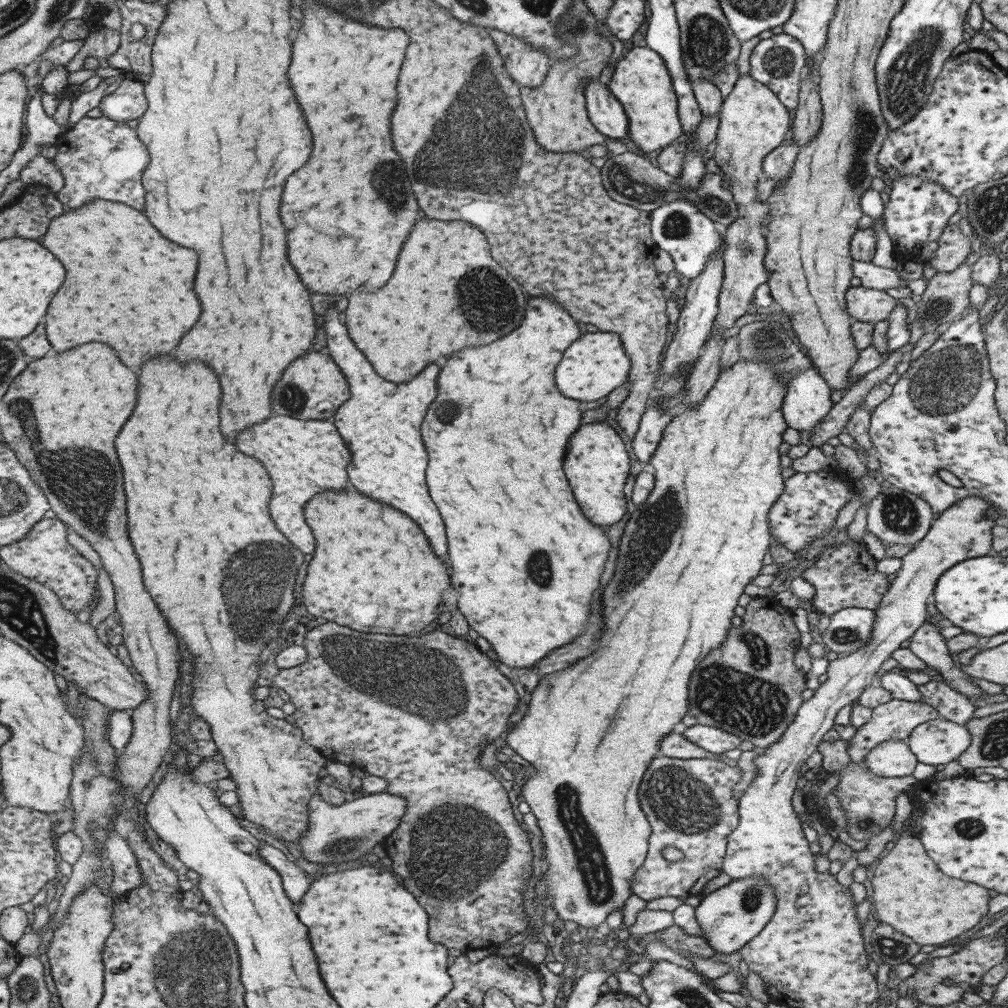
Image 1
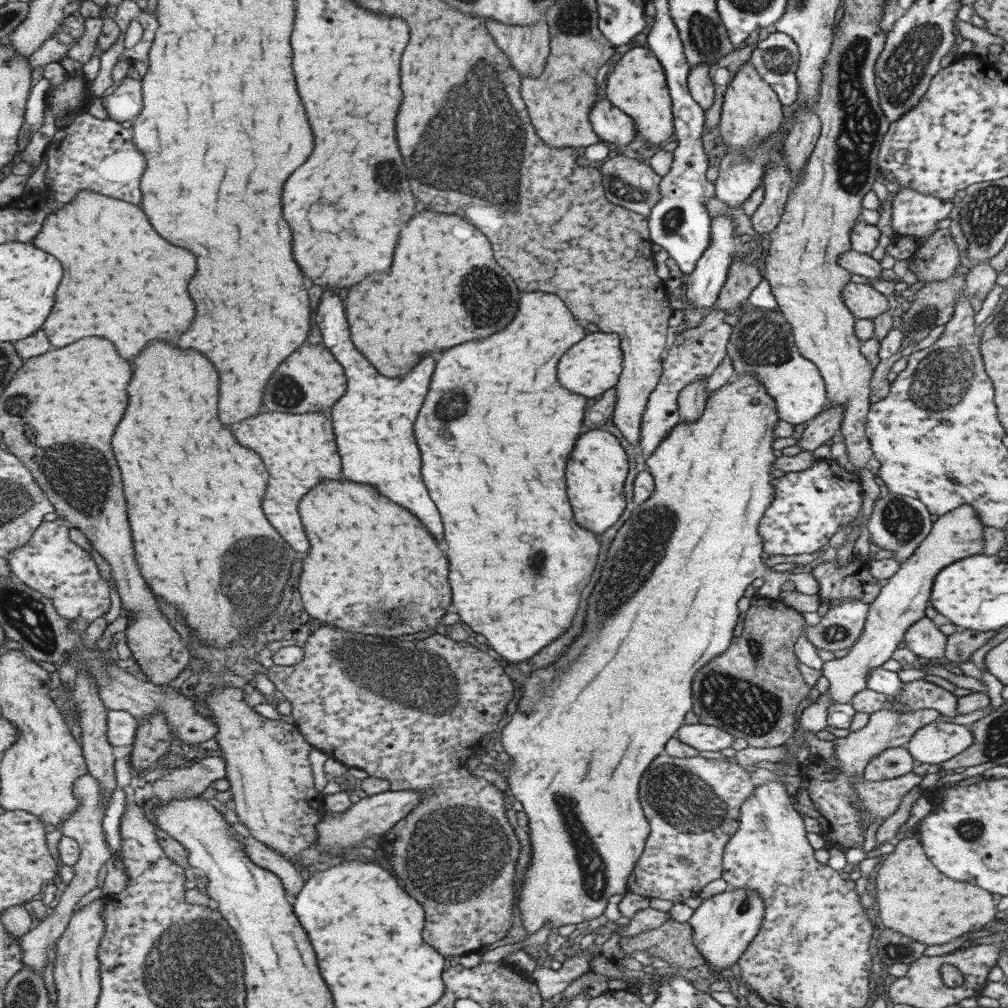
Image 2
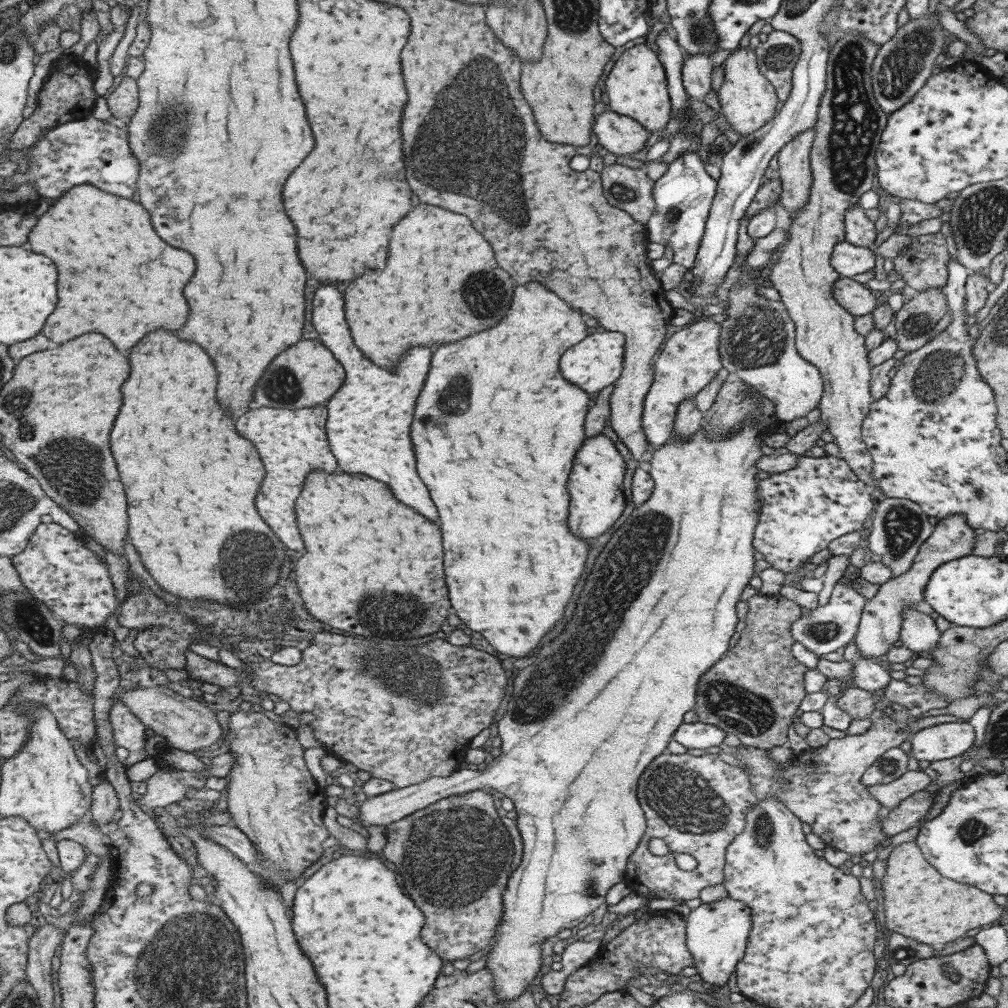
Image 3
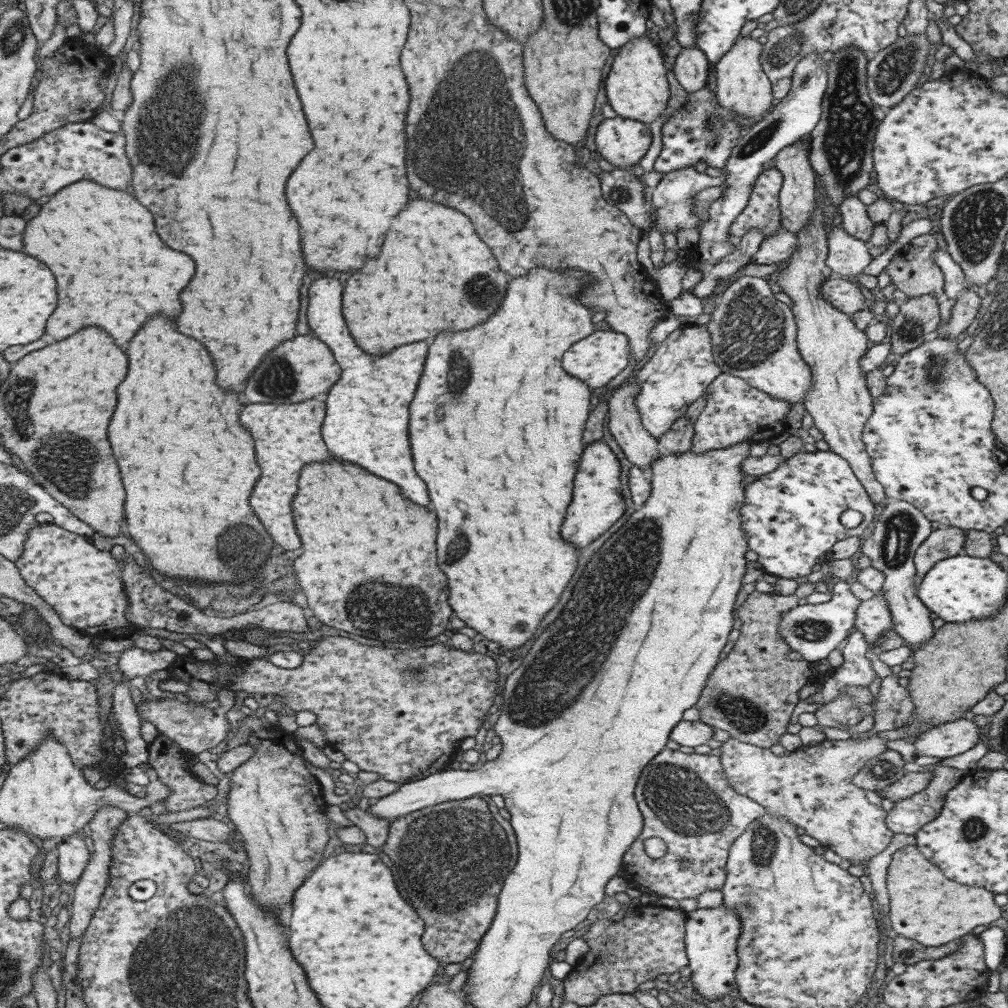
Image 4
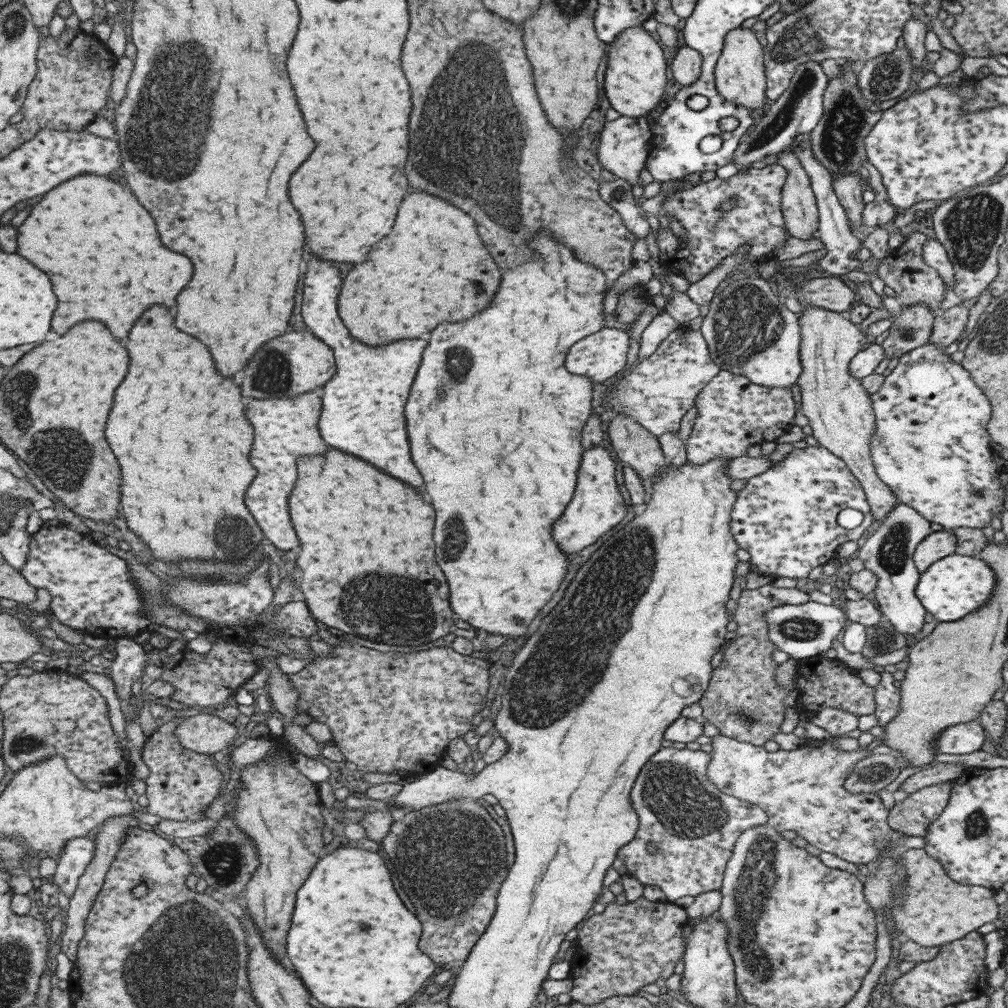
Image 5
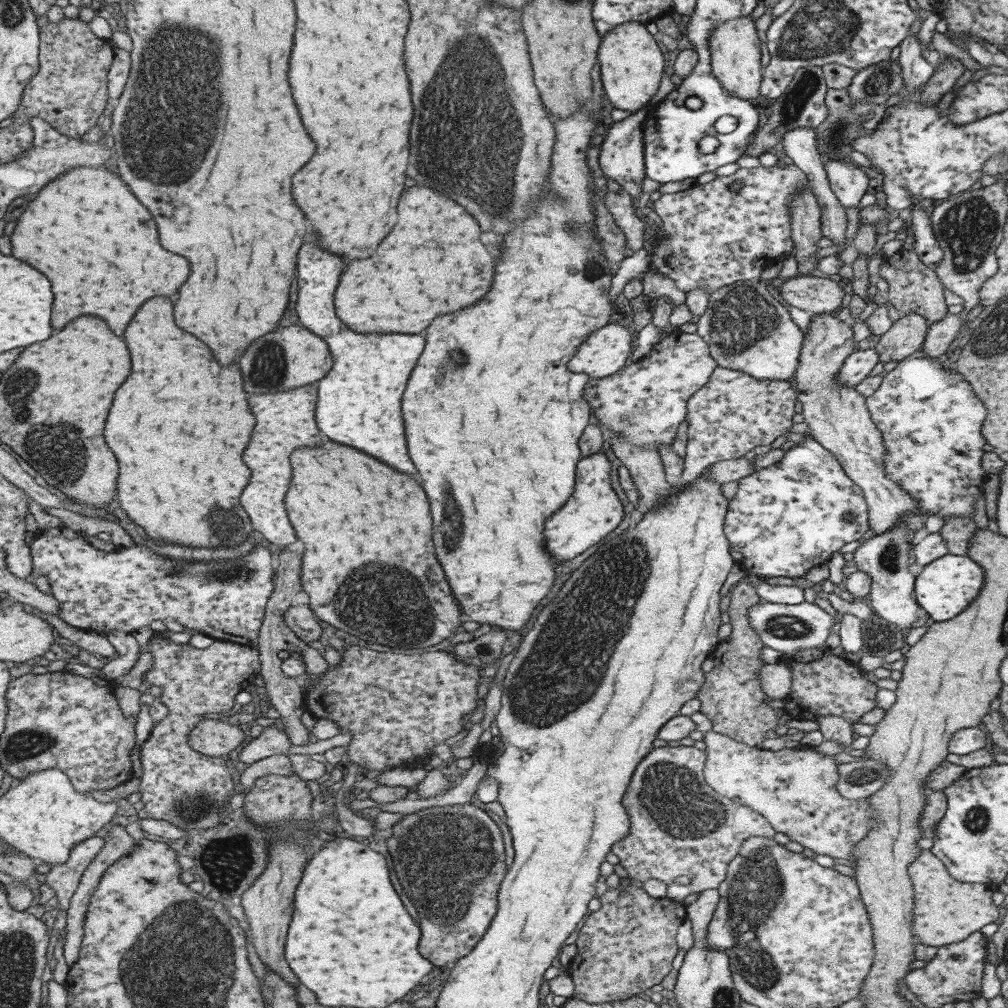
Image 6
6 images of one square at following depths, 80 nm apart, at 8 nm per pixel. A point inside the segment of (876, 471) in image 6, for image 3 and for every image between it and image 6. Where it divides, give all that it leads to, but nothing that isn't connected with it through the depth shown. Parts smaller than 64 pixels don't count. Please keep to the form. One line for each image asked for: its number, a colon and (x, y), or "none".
3: (849, 122)
4: (839, 404)
5: (838, 411)

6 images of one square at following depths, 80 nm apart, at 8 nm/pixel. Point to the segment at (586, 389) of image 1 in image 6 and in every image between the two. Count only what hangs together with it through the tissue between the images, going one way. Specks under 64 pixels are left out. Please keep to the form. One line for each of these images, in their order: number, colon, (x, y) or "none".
2: (591, 366)
3: (595, 362)
4: (596, 359)
5: (600, 356)
6: (604, 353)

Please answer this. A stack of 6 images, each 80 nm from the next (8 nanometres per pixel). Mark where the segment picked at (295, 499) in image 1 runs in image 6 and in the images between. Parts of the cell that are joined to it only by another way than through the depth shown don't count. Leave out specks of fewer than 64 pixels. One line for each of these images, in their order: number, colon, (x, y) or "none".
2: (300, 449)
3: (293, 443)
4: (288, 437)
5: (287, 428)
6: (286, 420)

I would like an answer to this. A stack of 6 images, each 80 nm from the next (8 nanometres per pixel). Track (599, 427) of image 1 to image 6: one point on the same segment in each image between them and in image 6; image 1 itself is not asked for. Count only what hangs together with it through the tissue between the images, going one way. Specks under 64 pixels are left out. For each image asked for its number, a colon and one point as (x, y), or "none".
2: (595, 472)
3: (594, 484)
4: (597, 504)
5: (597, 506)
6: (593, 510)

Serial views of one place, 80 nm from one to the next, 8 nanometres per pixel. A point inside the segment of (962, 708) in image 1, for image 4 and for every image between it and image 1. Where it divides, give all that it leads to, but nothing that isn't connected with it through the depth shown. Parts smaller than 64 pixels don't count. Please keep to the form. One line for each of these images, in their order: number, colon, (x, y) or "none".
2: (917, 695)
3: (909, 701)
4: (893, 707)

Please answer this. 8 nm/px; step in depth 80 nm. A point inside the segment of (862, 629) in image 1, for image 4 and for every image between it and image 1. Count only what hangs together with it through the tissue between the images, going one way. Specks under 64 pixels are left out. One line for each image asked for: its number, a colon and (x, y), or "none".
2: (841, 625)
3: (826, 628)
4: (813, 630)

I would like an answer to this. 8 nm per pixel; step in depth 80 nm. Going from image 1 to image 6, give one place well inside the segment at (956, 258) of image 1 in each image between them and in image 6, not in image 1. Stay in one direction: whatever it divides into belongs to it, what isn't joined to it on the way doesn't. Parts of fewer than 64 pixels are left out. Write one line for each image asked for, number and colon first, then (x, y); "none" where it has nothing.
2: (936, 258)
3: (923, 265)
4: (912, 271)
5: (904, 272)
6: (912, 288)

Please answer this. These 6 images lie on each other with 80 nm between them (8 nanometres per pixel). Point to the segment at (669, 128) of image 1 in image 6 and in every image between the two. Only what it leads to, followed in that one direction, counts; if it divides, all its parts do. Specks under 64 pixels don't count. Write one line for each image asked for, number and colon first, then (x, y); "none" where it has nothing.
2: (636, 85)
3: (636, 87)
4: (636, 87)
5: (634, 77)
6: (630, 64)

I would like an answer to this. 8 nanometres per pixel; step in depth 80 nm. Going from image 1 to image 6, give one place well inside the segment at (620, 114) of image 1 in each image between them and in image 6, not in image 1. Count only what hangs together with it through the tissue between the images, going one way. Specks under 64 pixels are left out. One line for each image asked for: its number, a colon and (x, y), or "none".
2: (616, 129)
3: (619, 135)
4: (621, 141)
5: (623, 143)
6: (620, 158)

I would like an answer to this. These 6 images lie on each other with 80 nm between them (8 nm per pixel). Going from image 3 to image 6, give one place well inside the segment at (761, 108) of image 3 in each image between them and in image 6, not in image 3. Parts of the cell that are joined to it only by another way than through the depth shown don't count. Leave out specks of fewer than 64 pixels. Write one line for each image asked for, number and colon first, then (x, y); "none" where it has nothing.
4: (742, 87)
5: (739, 78)
6: (734, 49)

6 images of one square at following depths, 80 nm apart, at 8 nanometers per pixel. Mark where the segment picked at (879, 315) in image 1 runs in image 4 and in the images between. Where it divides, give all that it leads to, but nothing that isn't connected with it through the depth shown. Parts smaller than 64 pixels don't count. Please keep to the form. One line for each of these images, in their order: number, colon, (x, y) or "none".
2: (863, 302)
3: (856, 299)
4: (841, 294)

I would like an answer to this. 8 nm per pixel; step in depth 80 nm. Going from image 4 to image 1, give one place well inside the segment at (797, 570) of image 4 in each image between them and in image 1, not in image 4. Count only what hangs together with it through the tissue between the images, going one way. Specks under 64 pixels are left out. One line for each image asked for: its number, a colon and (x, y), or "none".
1: (807, 508)
2: (809, 506)
3: (801, 510)

